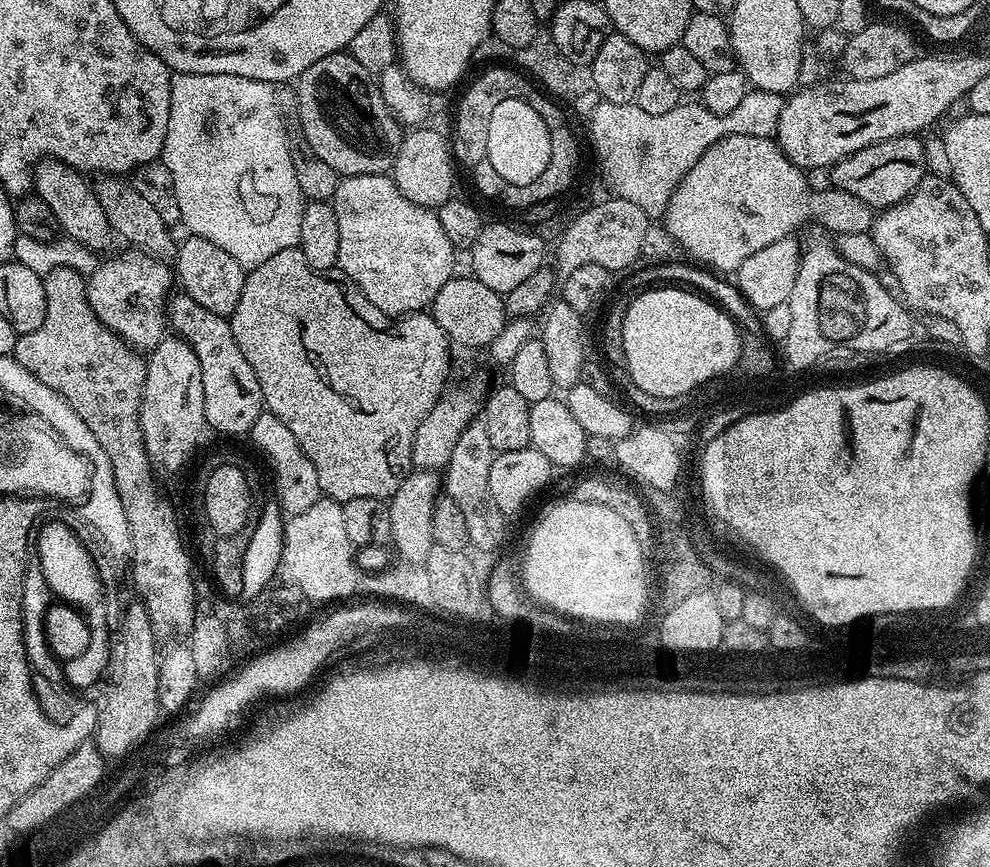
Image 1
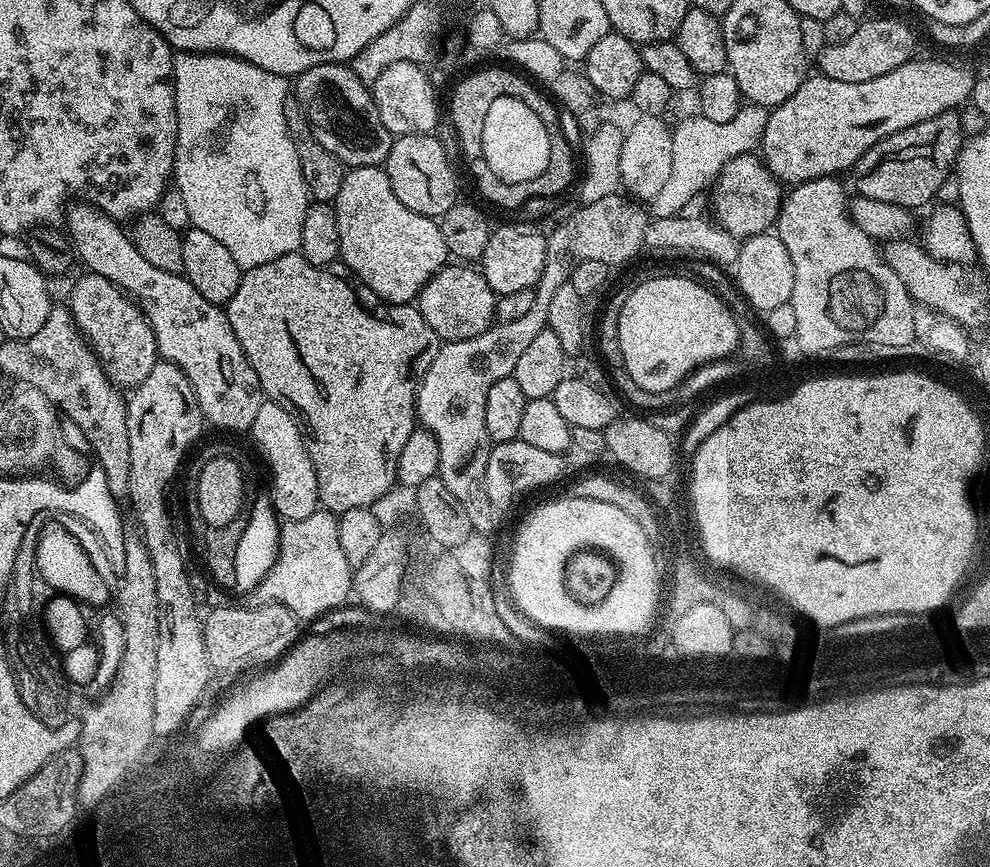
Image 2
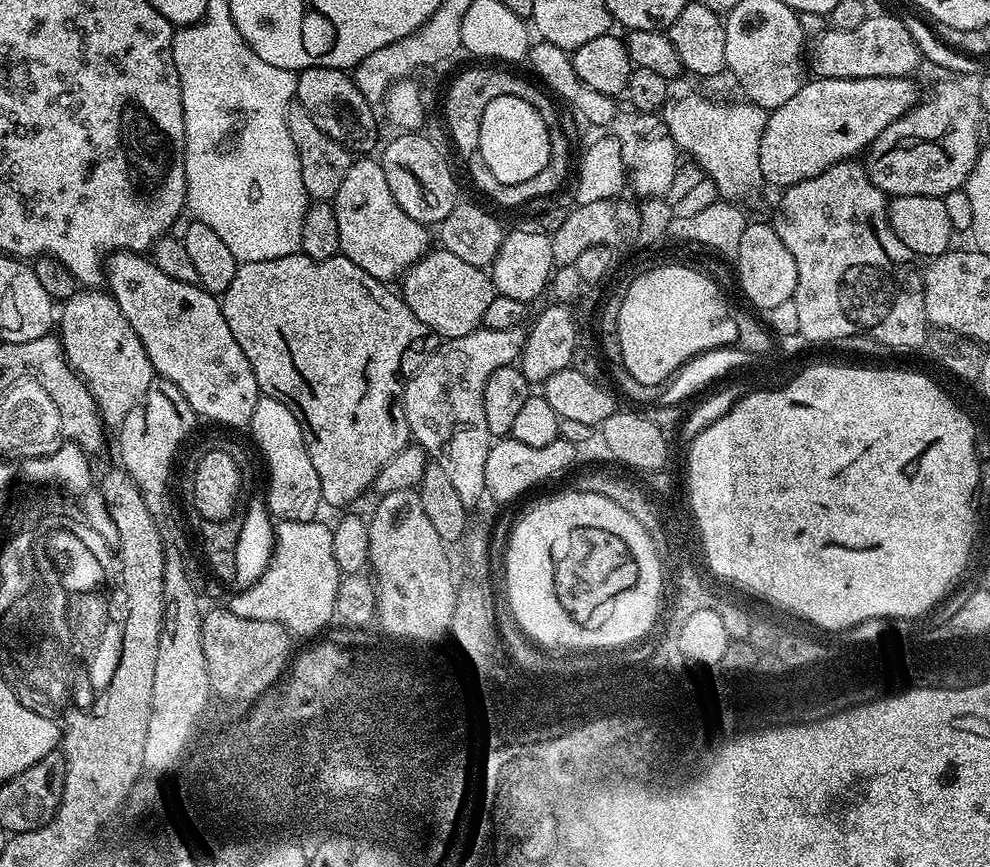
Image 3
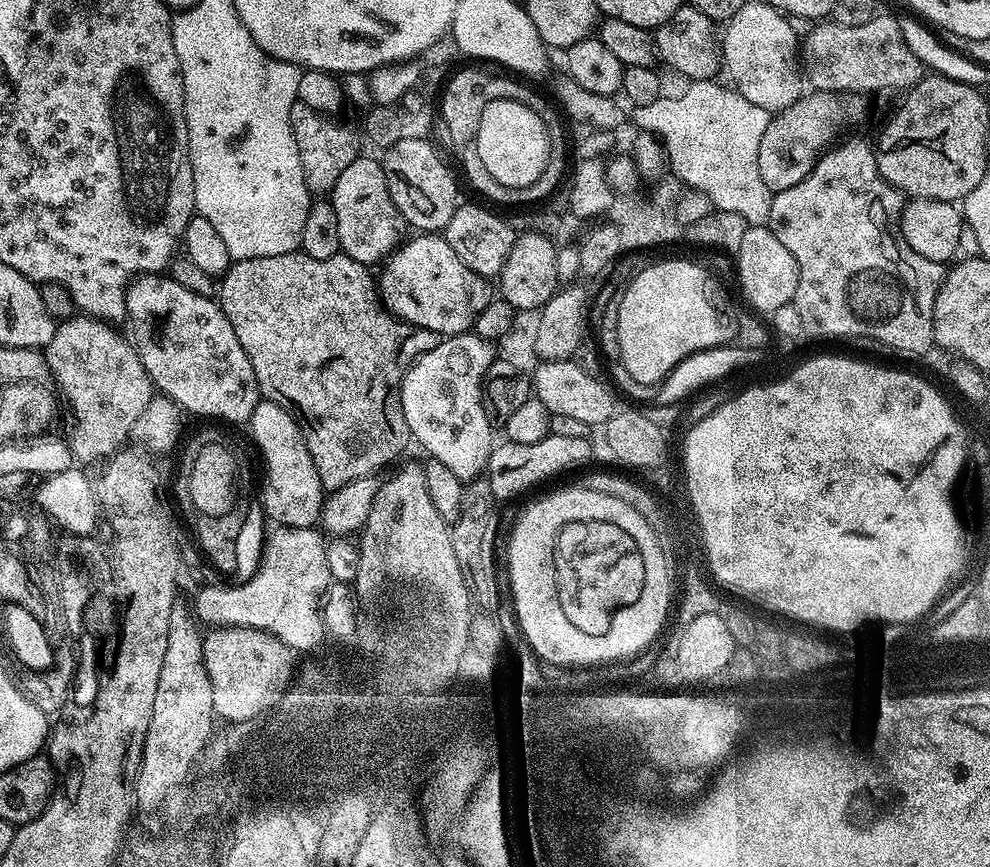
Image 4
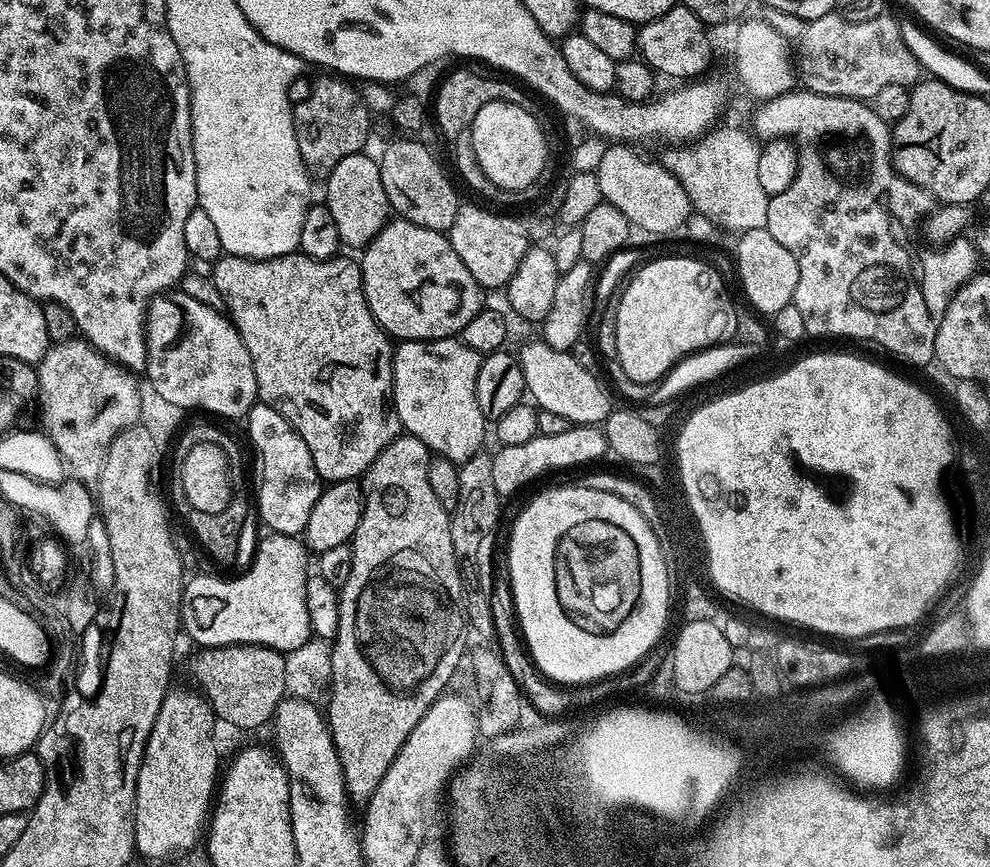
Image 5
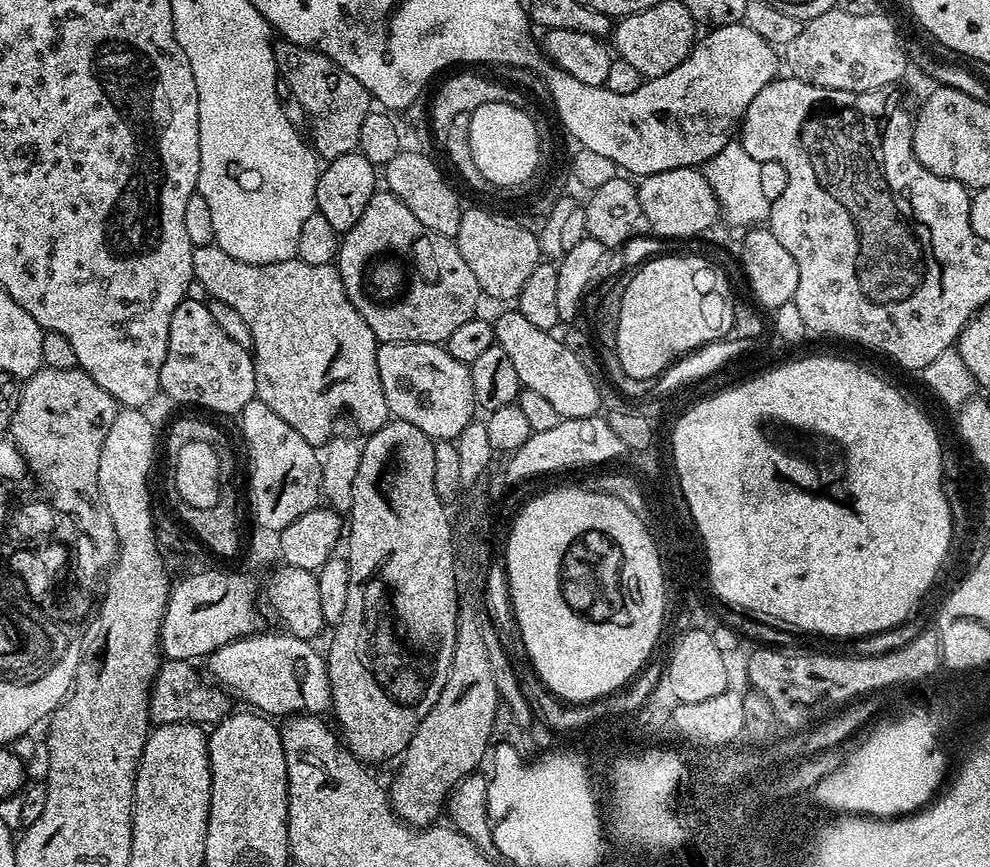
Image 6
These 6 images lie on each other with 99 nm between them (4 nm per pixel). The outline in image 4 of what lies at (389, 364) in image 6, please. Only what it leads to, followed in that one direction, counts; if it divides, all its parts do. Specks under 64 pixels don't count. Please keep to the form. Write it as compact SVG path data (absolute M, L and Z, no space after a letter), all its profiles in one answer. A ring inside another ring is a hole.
M472 330L436 343L440 344L426 349L417 358L413 368L403 369L398 389L402 414L406 418L409 437L415 443L417 440L428 451L427 455L431 459L444 463L453 474L458 474L460 480L467 482L479 477L487 469L488 459L494 447L493 421L484 406L484 375L494 359L494 344L493 341L481 339Z

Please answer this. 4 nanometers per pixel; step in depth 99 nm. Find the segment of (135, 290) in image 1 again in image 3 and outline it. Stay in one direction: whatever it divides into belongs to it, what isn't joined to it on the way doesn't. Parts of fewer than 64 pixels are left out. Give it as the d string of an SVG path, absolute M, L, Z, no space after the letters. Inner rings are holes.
M77 290L71 298L63 301L64 313L58 316L58 339L68 365L91 390L105 425L116 430L142 394L146 394L146 386L150 386L154 373L134 326L126 322L115 298L101 292Z

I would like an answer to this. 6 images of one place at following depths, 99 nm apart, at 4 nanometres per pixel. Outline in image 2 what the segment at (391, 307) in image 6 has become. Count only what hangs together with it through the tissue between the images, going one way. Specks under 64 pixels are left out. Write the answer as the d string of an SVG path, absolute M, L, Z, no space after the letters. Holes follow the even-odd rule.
M452 262L441 268L439 274L432 276L430 282L426 282L426 286L421 290L418 297L418 307L422 318L426 318L433 337L444 342L465 340L466 338L478 338L478 334L482 334L492 327L496 320L496 298L496 291L489 286L480 271L460 262Z

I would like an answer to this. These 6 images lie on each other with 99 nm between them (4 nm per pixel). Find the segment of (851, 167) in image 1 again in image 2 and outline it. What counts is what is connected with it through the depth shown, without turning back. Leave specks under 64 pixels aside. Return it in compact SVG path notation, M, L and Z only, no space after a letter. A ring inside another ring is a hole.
M955 111L943 112L906 130L898 130L866 150L850 172L856 183L855 191L871 200L890 202L909 210L931 205L940 187L953 175L960 147L966 140L965 134L960 133L956 115Z

